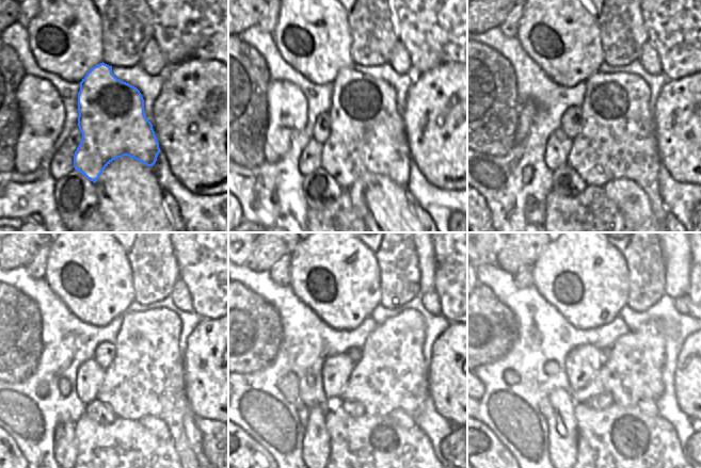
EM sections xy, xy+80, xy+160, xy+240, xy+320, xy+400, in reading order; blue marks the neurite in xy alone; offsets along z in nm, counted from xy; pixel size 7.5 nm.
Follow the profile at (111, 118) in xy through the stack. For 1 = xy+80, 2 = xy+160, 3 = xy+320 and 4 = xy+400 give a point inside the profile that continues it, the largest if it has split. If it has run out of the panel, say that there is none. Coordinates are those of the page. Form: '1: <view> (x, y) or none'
1: xy+80 (367, 134)
2: xy+160 (617, 141)
3: xy+320 (391, 374)
4: xy+400 (633, 369)

